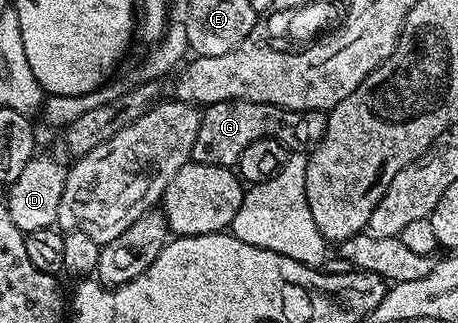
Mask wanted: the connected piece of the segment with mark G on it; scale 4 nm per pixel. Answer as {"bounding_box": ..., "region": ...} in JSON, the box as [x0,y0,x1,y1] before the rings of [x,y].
{"bounding_box":[191,99,327,168],"region":[[[233,99],[209,104],[202,111],[196,145],[192,145],[191,160],[204,165],[233,168],[240,161],[240,153],[257,139],[278,139],[291,153],[309,153],[324,137],[327,112],[293,111],[256,101]]]}

